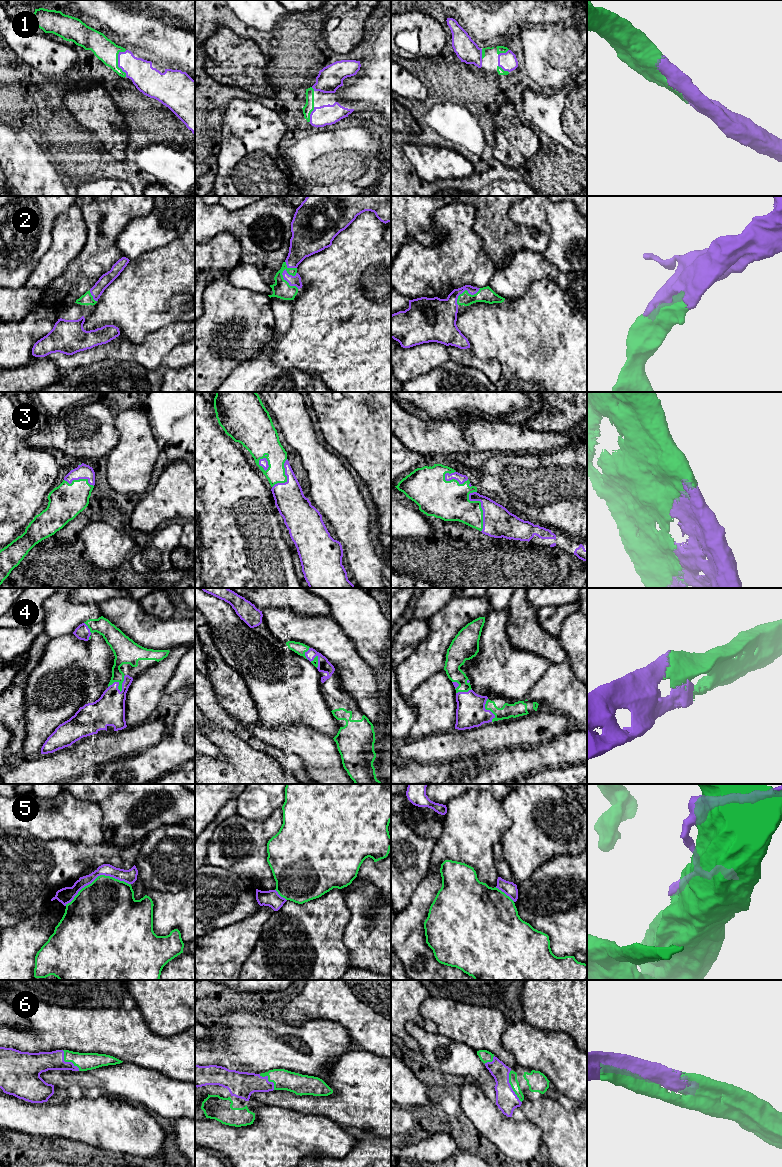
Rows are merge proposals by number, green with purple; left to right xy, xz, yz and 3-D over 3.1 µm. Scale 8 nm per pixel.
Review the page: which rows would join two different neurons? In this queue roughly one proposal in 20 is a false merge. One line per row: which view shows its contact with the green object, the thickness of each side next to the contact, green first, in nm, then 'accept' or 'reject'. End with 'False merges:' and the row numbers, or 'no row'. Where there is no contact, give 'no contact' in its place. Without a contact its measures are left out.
1: meets green in xy; 180 nm thick on the green side, 200 nm on the other; accept
2: meets green in xz; 150 nm thick on the green side, 80 nm on the other; accept
3: meets green in yz; 300 nm thick on the green side, 240 nm on the other; accept
4: meets green in xy; 100 nm thick on the green side, 260 nm on the other; accept
5: meets green in xy; 440 nm thick on the green side, 110 nm on the other; reject
6: meets green in yz; 70 nm thick on the green side, 170 nm on the other; accept
False merges: 5

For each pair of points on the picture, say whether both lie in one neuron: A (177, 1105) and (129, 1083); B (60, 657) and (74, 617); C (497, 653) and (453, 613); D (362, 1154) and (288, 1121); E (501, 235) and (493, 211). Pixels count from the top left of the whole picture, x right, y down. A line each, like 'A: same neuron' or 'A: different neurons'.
A: same neuron
B: different neurons
C: different neurons
D: different neurons
E: same neuron

